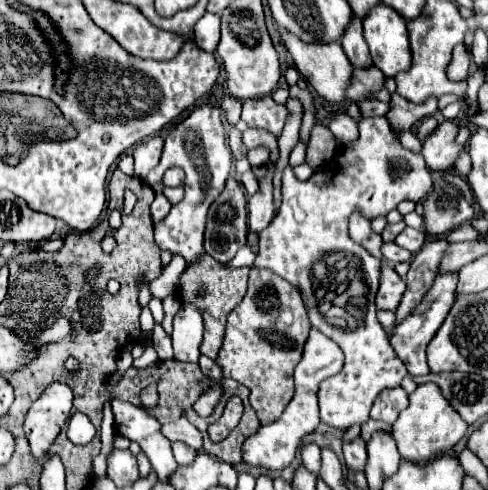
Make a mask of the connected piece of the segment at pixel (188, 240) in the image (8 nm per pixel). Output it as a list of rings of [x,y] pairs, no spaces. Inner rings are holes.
[[[214,105],[196,107],[172,133],[166,137],[164,151],[160,163],[146,175],[146,183],[154,185],[162,181],[162,175],[168,167],[182,167],[186,173],[186,197],[172,206],[170,214],[154,225],[154,237],[160,249],[168,249],[170,253],[180,253],[190,263],[198,253],[202,253],[202,235],[206,225],[206,213],[216,195],[220,195],[226,177],[230,175],[230,147],[226,147],[226,129],[220,119],[220,109]]]

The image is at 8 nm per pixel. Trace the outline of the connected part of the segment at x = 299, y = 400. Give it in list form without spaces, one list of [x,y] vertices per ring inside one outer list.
[[[312,327],[310,337],[304,345],[304,355],[302,361],[296,365],[294,371],[294,383],[296,383],[296,391],[292,401],[288,403],[288,407],[284,409],[284,413],[280,415],[280,419],[276,419],[270,425],[260,427],[252,437],[248,437],[244,441],[242,453],[244,453],[244,461],[256,467],[264,467],[264,469],[272,469],[272,471],[280,471],[284,467],[288,467],[294,461],[294,453],[300,445],[300,439],[308,433],[312,433],[316,429],[316,425],[320,423],[318,419],[318,401],[316,401],[316,391],[320,381],[324,381],[326,377],[334,375],[340,371],[344,363],[344,355],[340,351],[340,347],[328,339],[326,335],[322,335],[320,331],[316,331]]]

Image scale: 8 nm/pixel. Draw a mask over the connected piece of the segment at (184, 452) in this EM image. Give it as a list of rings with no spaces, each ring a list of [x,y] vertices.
[[[172,441],[172,451],[174,451],[174,457],[176,457],[178,465],[192,463],[192,459],[196,457],[196,451],[192,447],[188,447],[186,443],[182,443],[182,441]]]

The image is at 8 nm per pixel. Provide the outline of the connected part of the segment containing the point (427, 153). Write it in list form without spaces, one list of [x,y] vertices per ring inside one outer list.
[[[444,121],[442,125],[438,125],[434,133],[430,133],[424,139],[422,157],[432,171],[448,171],[454,165],[458,153],[464,149],[454,143],[456,133],[458,133],[456,123]]]

